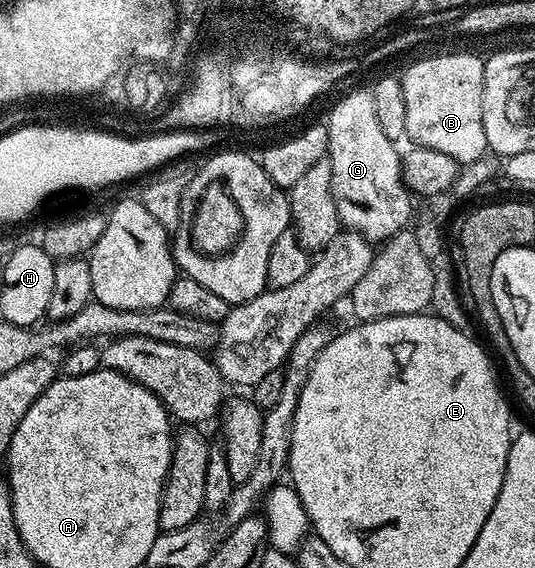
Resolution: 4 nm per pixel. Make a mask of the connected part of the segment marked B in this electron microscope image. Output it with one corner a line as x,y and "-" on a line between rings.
435,54
432,58
423,58
420,62
413,63
404,74
401,74
403,91
405,92
405,124
411,141
416,147
436,149
437,152
451,156
460,164
476,161
488,153
489,147
485,140
485,124
483,123
483,64
484,59
478,58
475,54

